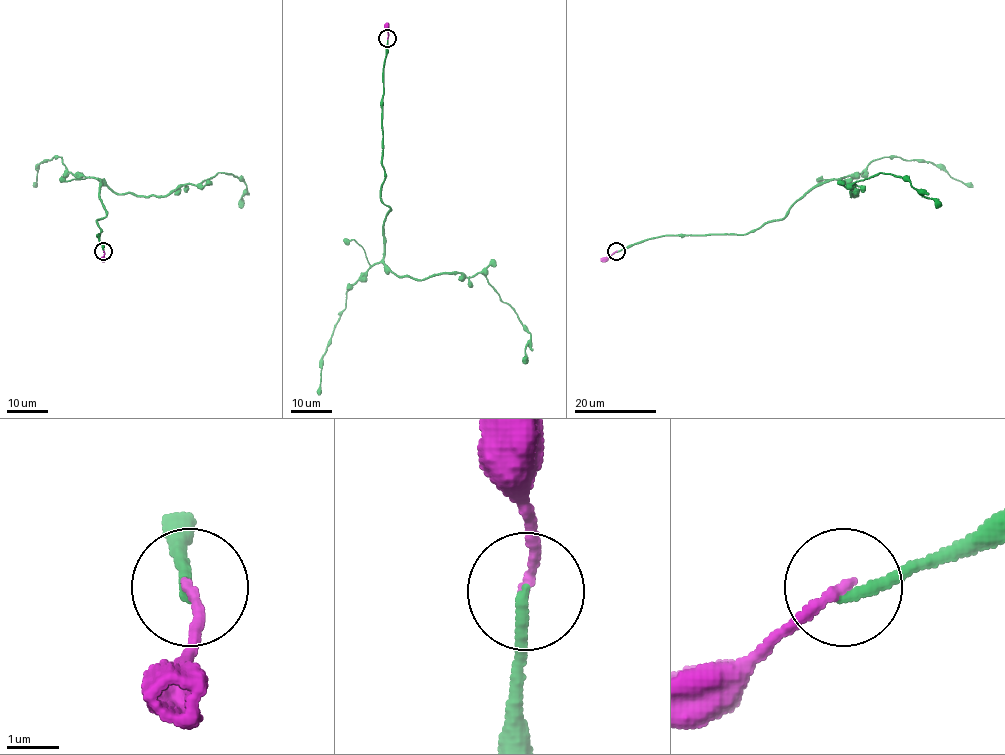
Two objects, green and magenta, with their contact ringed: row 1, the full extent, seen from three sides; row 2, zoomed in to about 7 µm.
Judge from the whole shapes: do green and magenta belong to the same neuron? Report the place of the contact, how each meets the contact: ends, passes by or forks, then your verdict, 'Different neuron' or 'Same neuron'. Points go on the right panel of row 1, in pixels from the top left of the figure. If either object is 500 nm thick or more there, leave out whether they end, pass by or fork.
Place: (616, 251). At the ring green ends. At the ring magenta ends. Different neuron

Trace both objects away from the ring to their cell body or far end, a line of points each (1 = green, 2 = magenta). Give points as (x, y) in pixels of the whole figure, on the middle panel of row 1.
1: (387, 38), (381, 200), (390, 211), (383, 263), (398, 276), (418, 279), (481, 273), (530, 334), (524, 363)
2: (387, 38), (386, 22)

